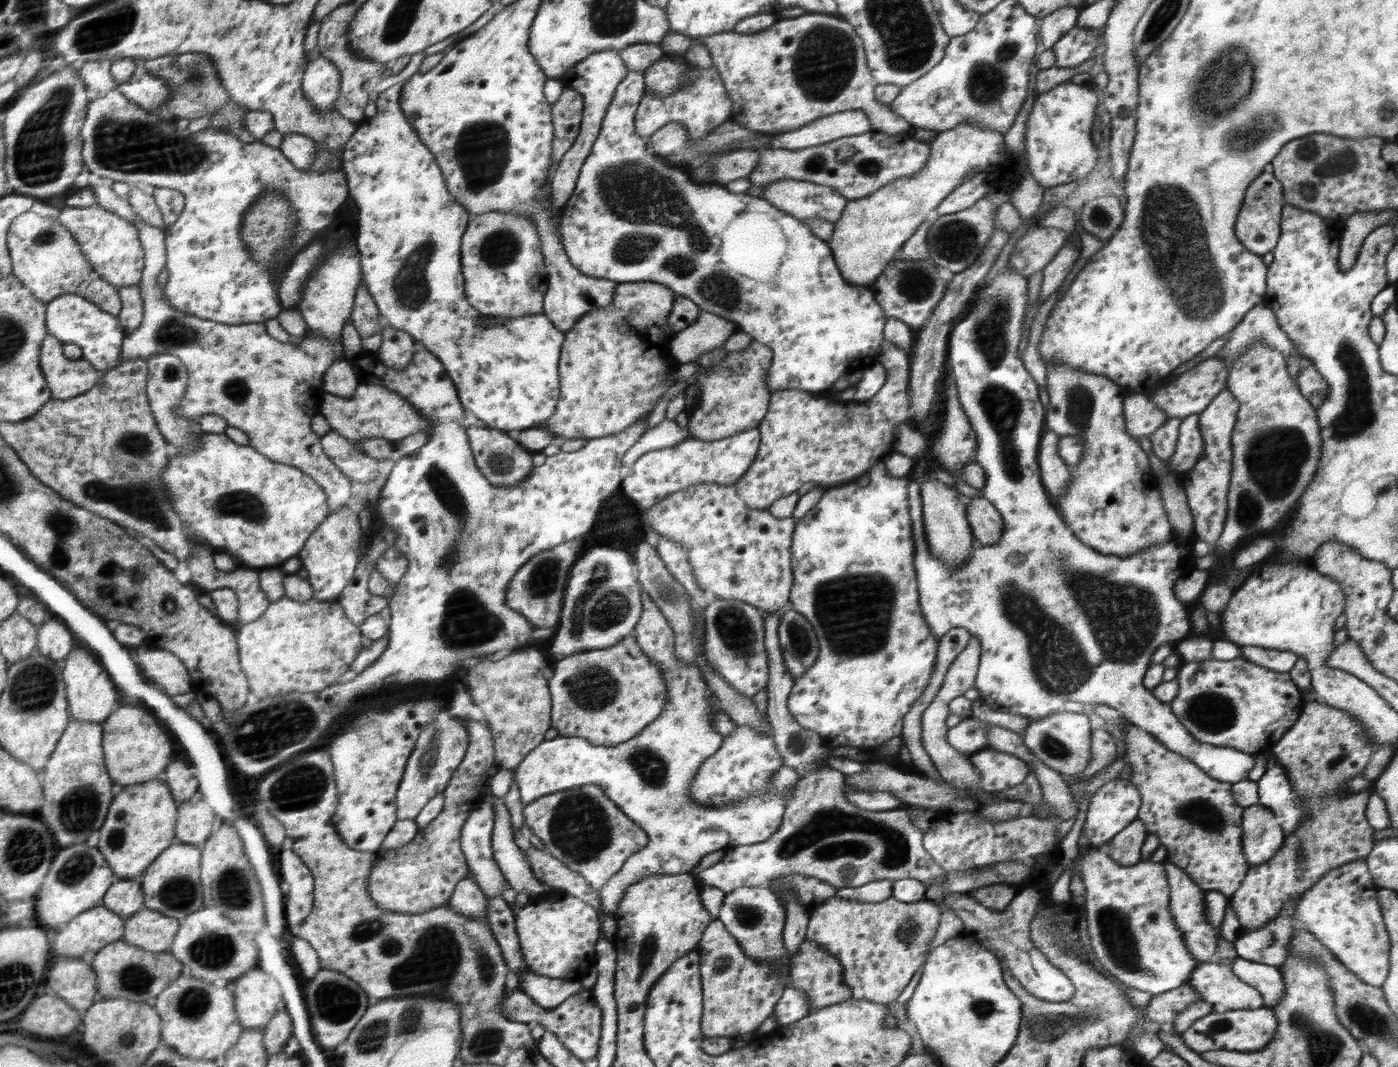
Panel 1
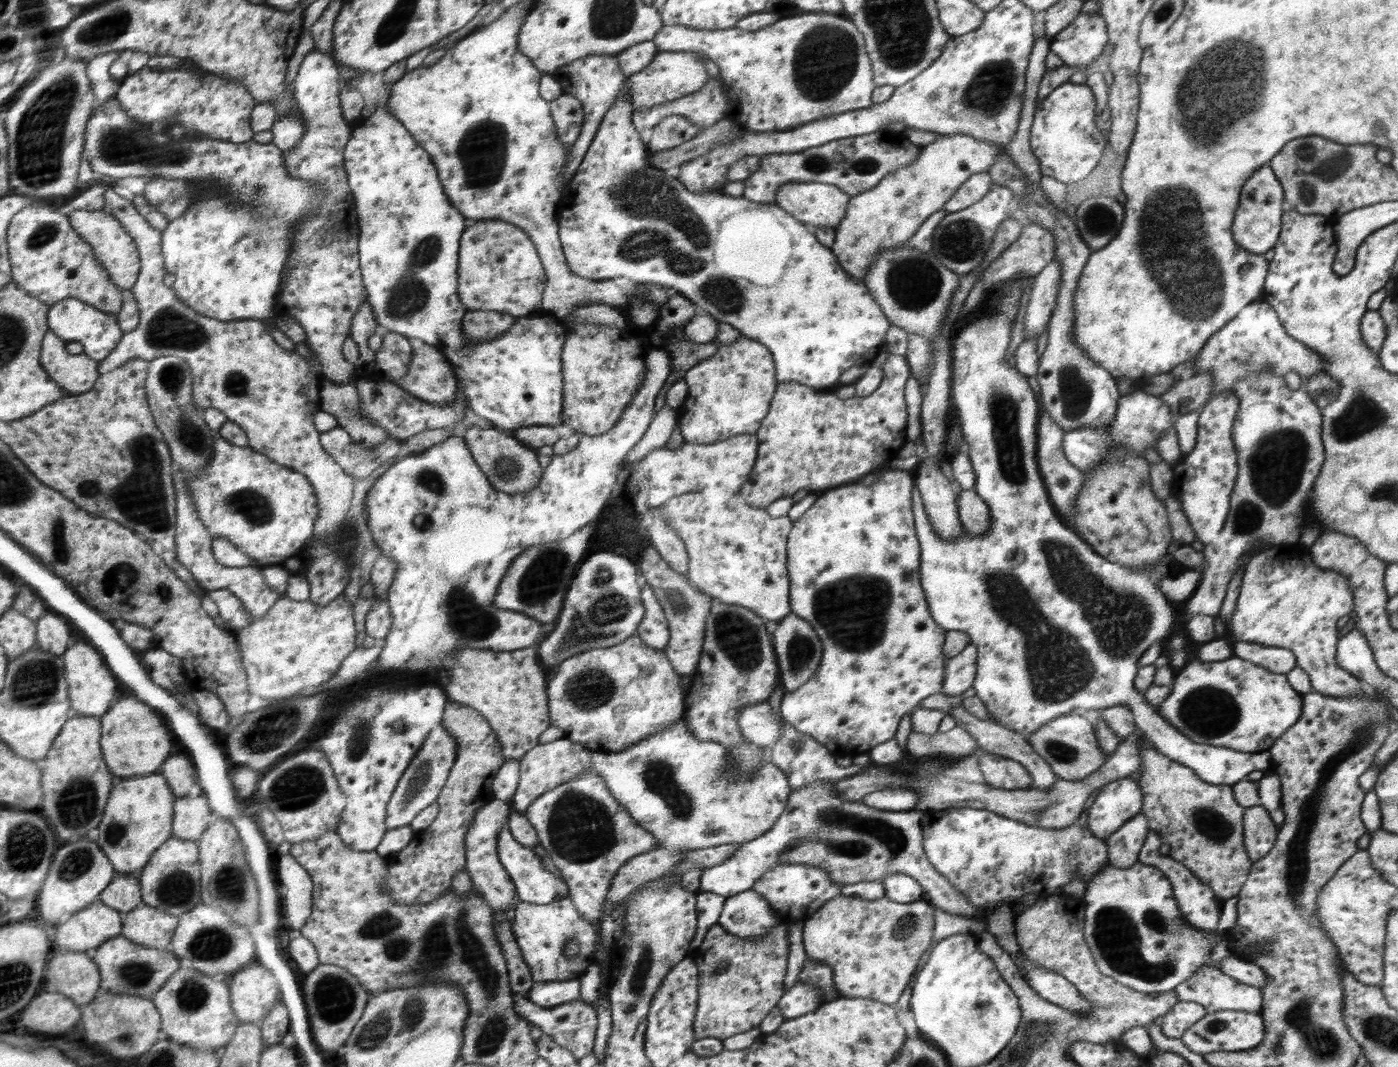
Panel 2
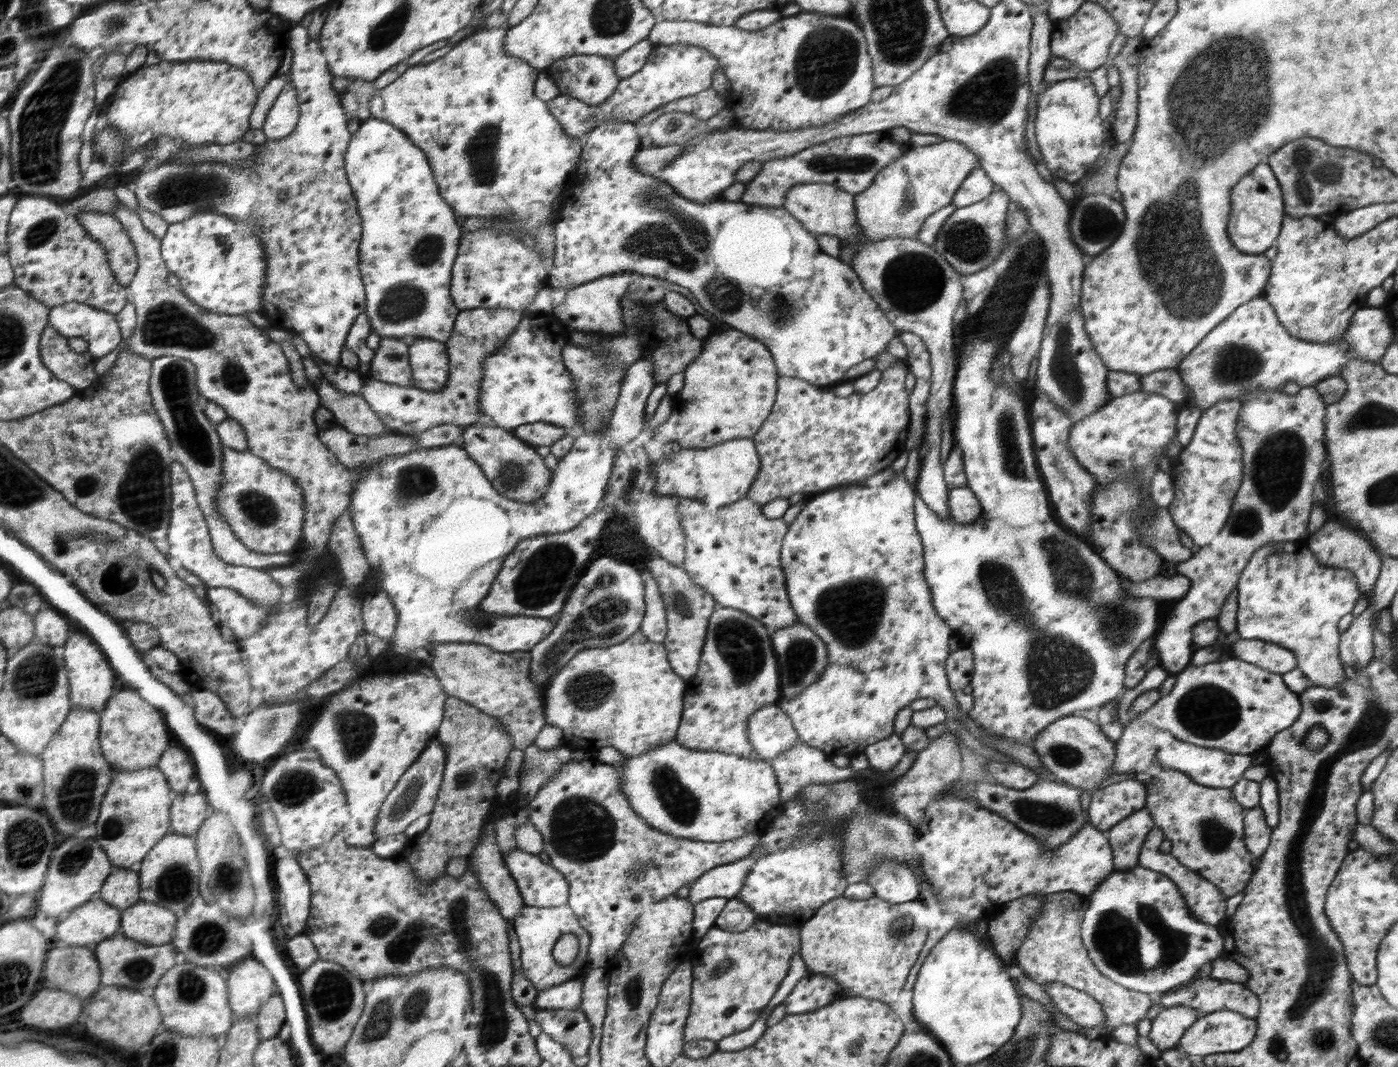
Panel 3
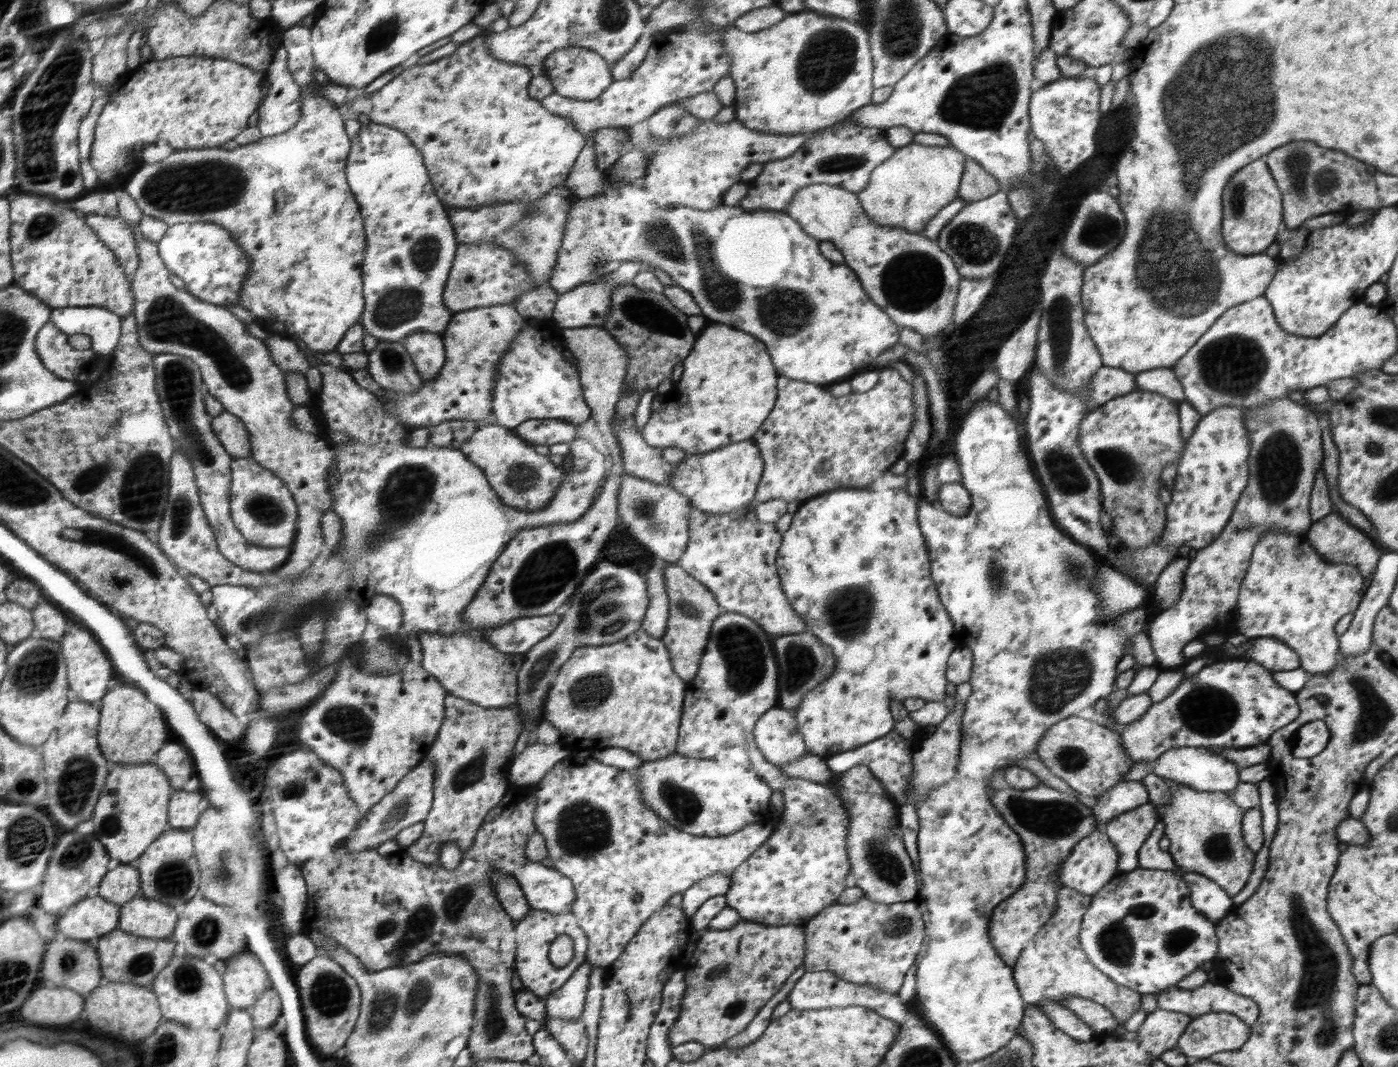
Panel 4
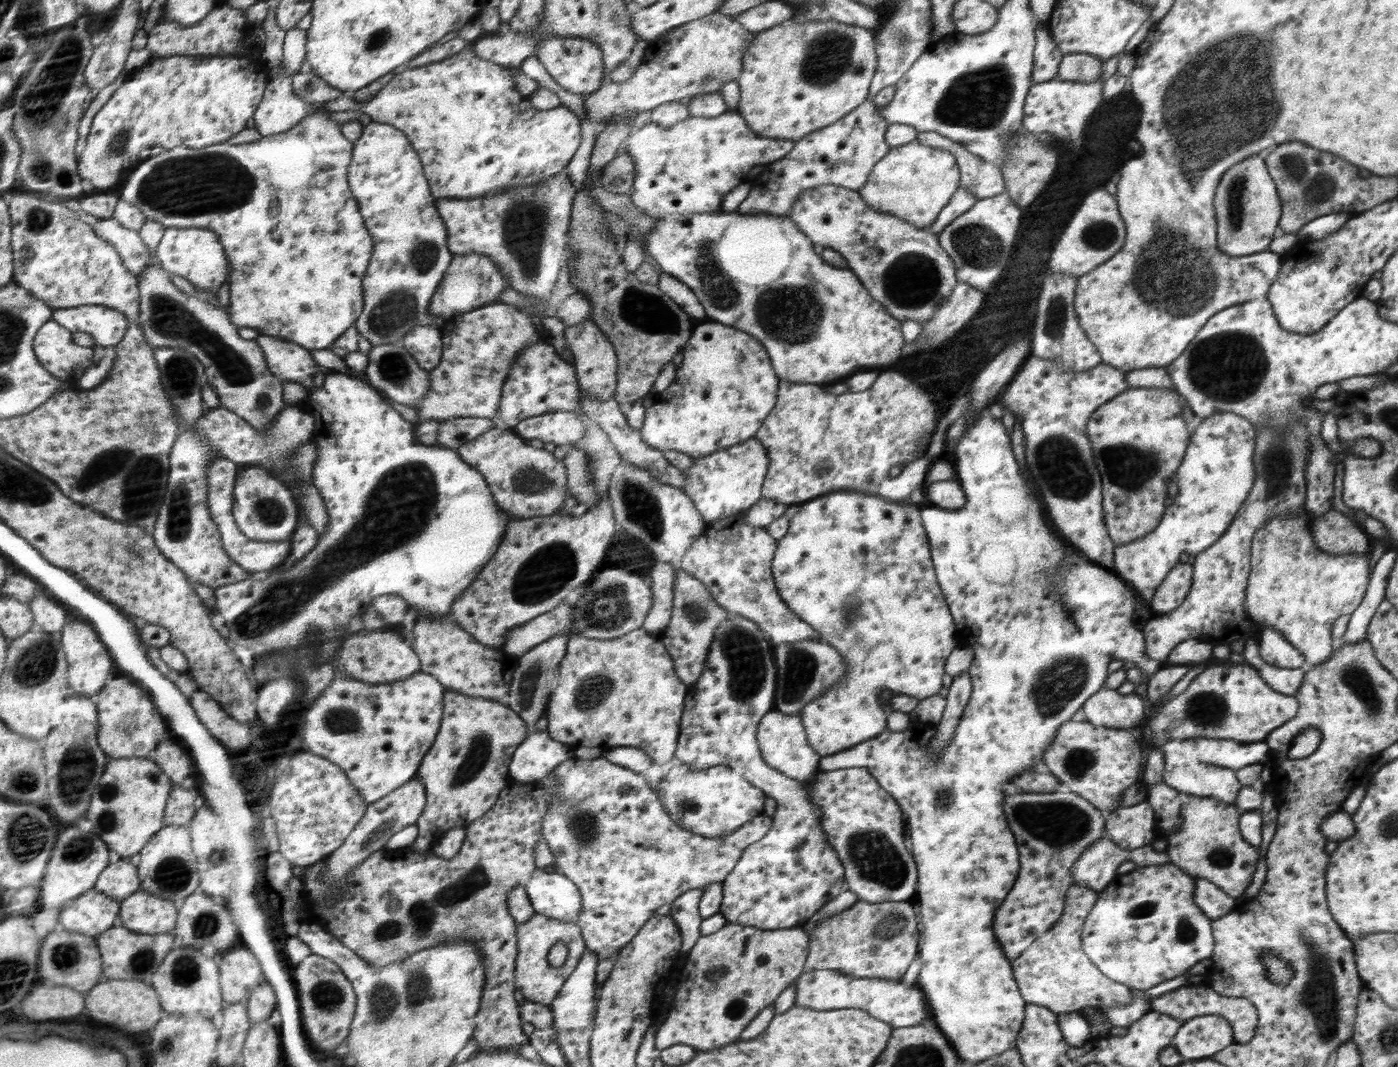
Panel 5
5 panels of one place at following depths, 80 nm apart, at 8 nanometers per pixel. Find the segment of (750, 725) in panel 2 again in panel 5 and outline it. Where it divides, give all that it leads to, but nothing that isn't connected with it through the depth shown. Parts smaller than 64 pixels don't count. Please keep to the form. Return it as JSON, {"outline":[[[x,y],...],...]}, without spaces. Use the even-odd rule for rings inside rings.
{"outline":[[[772,711],[759,722],[758,727],[759,749],[762,751],[764,763],[780,771],[794,780],[810,780],[814,771],[819,769],[821,756],[809,745],[806,732],[803,732],[800,716],[784,714],[781,711]]]}

